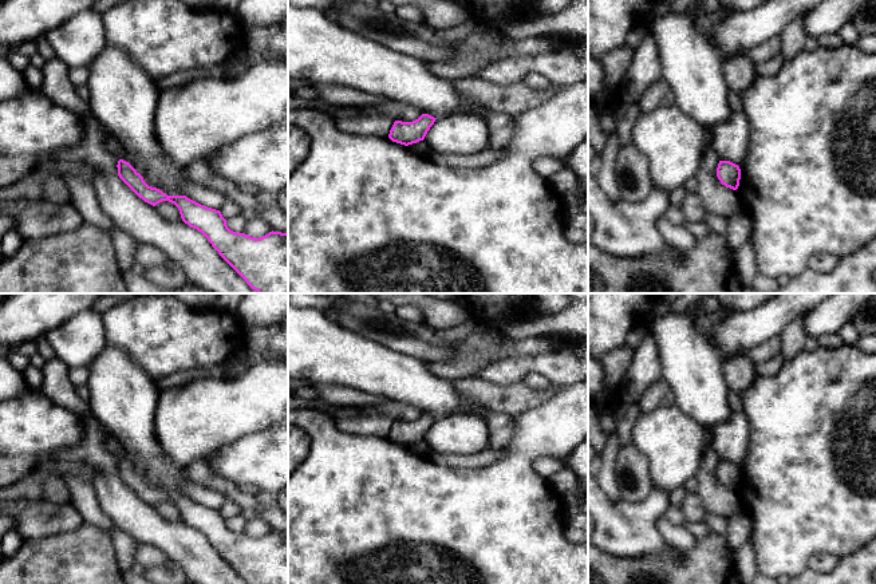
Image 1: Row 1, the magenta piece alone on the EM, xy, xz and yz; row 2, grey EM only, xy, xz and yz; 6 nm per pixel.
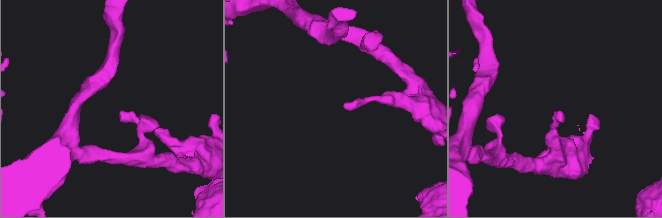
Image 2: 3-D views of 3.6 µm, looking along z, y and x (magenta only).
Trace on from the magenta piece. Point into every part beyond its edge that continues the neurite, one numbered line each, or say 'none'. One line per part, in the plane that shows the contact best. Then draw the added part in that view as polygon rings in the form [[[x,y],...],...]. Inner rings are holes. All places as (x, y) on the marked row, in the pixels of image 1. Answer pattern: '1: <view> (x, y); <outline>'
none

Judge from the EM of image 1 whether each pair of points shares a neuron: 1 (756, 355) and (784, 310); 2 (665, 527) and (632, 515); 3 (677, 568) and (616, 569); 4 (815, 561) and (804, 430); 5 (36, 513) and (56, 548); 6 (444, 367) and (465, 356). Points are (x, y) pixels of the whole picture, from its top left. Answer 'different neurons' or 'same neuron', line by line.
1: different neurons
2: different neurons
3: same neuron
4: different neurons
5: different neurons
6: same neuron

